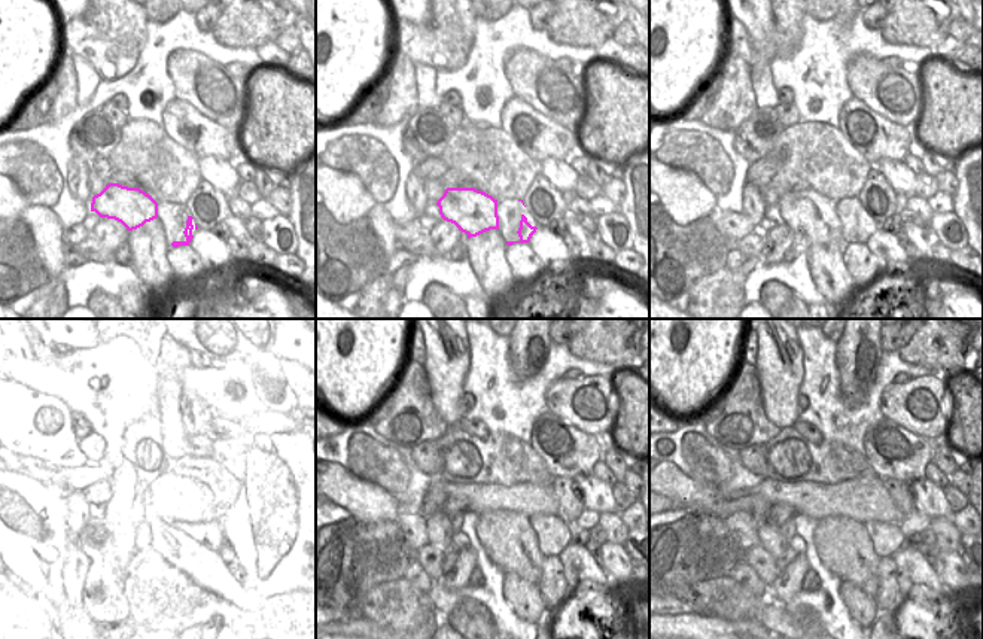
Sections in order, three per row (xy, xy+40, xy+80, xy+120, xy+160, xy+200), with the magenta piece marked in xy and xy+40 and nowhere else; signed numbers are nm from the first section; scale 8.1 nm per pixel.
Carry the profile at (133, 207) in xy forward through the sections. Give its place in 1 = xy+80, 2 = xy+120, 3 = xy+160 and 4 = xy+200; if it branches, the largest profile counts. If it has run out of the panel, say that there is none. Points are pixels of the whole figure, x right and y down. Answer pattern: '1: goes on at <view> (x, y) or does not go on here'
1: goes on at xy+80 (815, 216)
2: goes on at xy+120 (167, 547)
3: goes on at xy+160 (510, 542)
4: goes on at xy+200 (843, 545)

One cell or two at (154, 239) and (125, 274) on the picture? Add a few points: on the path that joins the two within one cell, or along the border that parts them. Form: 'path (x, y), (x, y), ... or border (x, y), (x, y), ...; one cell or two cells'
border (131, 264), (143, 283); two cells

